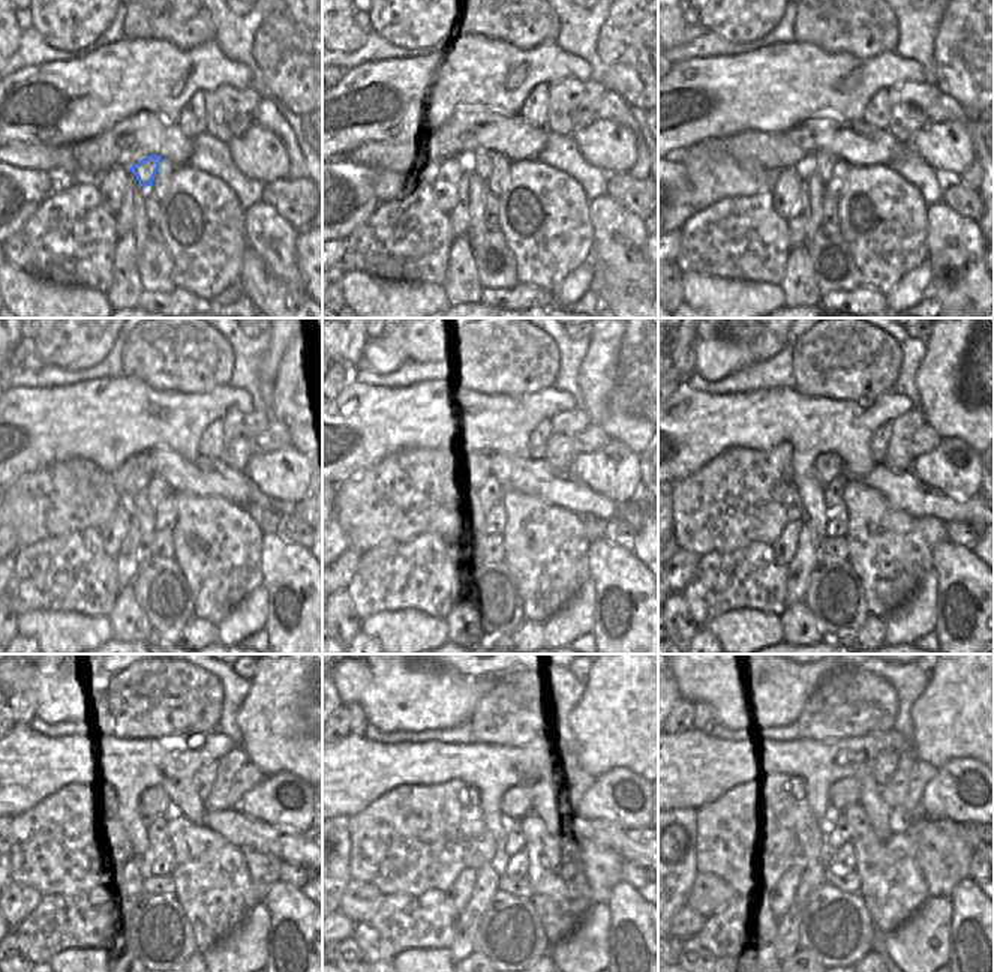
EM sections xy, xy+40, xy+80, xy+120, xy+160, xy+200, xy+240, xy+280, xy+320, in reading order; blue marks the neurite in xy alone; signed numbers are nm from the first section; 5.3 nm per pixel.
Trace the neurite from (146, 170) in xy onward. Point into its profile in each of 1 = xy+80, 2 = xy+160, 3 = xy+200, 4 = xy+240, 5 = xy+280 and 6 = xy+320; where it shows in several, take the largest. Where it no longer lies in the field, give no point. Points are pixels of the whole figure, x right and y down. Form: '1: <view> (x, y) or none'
1: xy+80 (820, 162)
2: xy+160 (494, 491)
3: xy+200 (832, 492)
4: xy+240 (158, 828)
5: xy+280 (499, 825)
6: xy+320 (840, 834)

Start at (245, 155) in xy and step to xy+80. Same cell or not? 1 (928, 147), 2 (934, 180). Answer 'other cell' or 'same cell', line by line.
1: same cell
2: other cell

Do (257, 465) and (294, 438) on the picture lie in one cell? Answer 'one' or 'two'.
two

